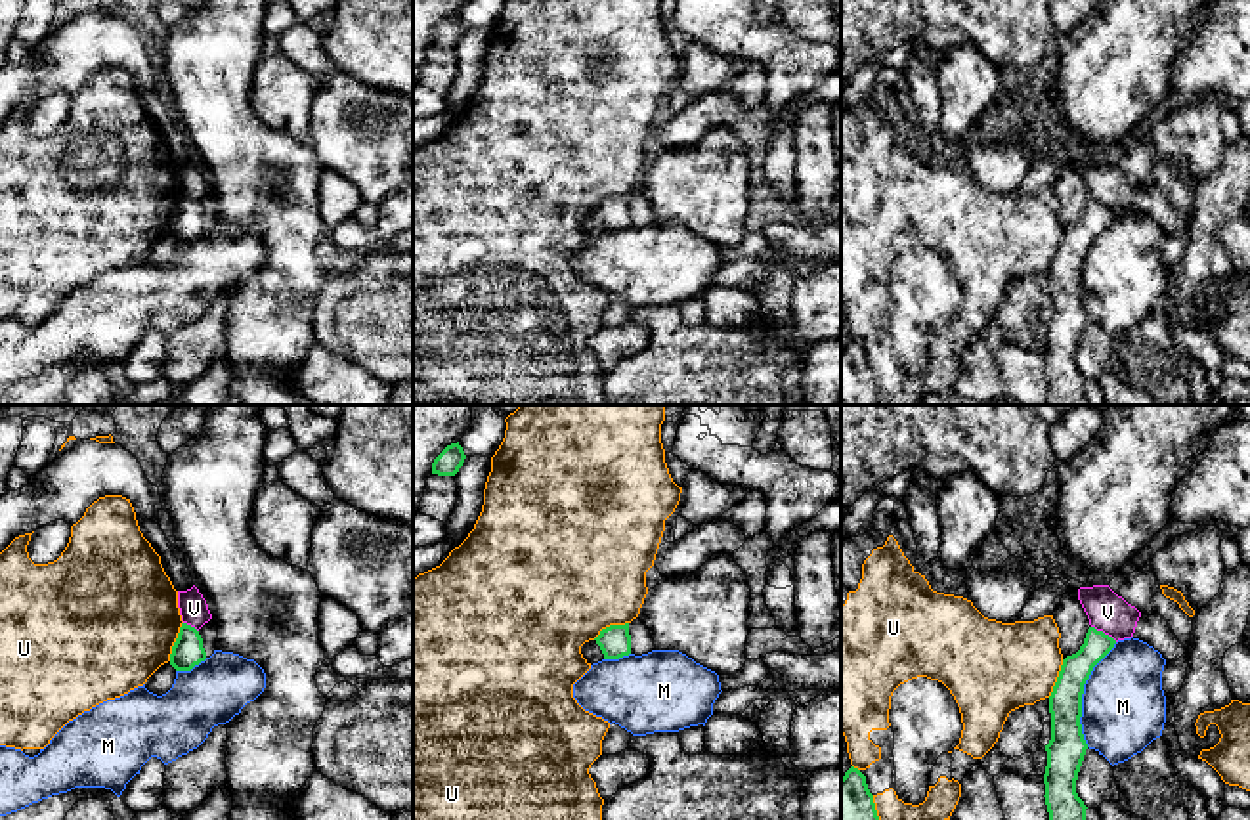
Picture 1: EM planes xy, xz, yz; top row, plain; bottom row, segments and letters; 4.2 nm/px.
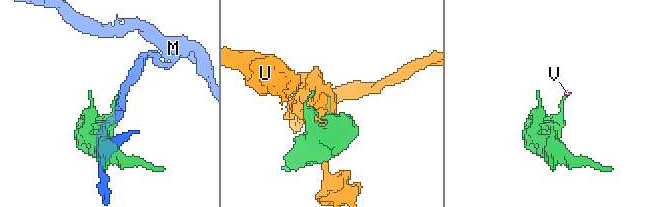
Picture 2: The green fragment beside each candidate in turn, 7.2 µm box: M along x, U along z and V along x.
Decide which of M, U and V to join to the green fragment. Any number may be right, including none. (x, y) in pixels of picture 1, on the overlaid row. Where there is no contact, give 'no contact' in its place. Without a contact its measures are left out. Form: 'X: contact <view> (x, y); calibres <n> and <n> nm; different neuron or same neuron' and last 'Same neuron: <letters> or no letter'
M: contact yz (1082, 692); calibres 160 and 360 nm; different neuron
U: contact xy (176, 641); calibres 130 and 480 nm; different neuron
V: contact yz (1103, 633); calibres 120 and 170 nm; different neuron
Same neuron: no letter

